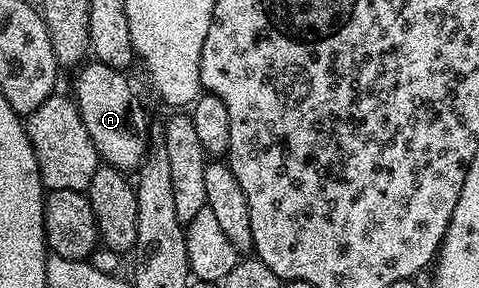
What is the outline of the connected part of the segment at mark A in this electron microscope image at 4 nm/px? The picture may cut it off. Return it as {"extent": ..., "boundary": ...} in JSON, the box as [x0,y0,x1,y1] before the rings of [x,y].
{"extent":[72,61,146,173],"boundary":[[[86,61],[77,68],[72,98],[78,104],[78,112],[88,129],[88,137],[98,150],[99,160],[103,164],[115,167],[123,173],[137,172],[146,158],[146,113],[138,104],[130,83],[123,72],[97,61]]]}

